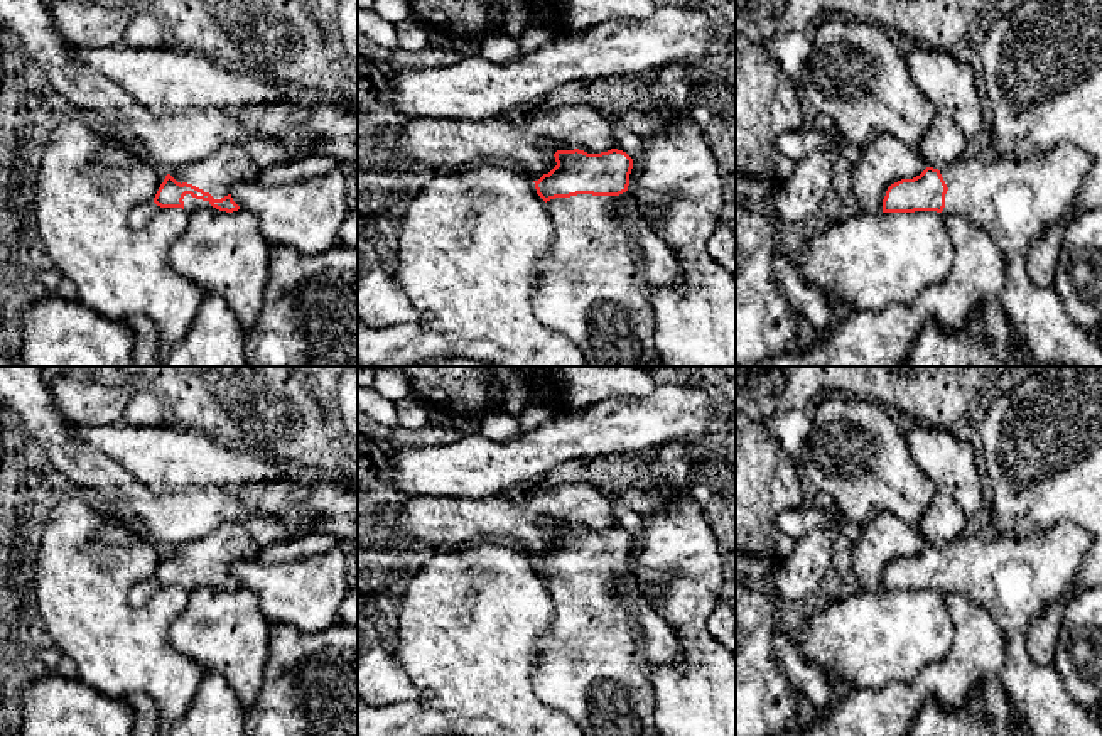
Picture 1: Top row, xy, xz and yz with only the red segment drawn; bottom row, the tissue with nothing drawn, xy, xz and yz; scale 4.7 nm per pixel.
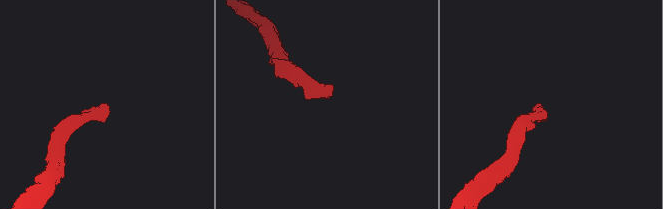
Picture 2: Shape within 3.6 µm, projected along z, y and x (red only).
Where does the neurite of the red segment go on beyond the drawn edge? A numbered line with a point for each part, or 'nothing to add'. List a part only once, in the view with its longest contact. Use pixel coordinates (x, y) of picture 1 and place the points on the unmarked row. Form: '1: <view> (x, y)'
1: xz (593, 664)

